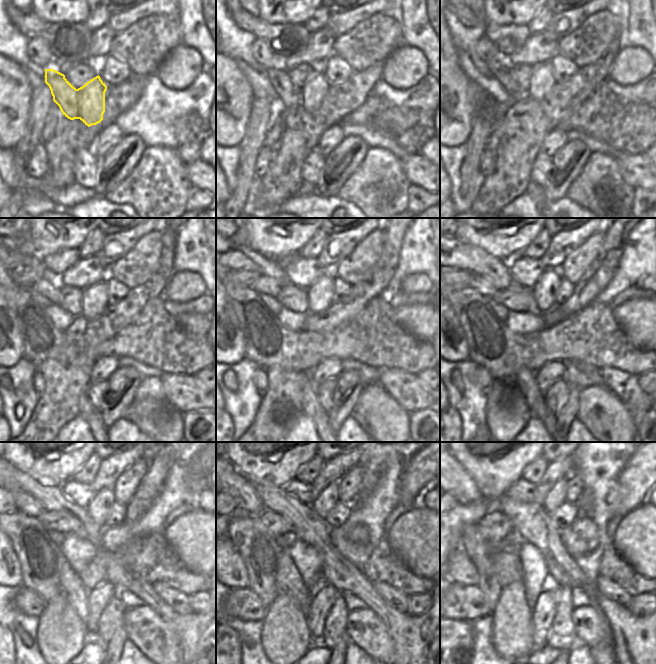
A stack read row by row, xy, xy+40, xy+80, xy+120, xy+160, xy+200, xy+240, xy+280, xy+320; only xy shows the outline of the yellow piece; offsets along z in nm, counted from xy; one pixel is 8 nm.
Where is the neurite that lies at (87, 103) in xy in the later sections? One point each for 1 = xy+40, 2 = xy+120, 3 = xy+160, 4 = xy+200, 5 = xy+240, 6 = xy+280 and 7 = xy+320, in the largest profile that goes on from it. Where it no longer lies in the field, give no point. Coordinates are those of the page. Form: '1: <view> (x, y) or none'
1: xy+40 (311, 96)
2: xy+120 (94, 301)
3: xy+160 (319, 295)
4: xy+200 (545, 290)
5: xy+240 (99, 508)
6: xy+280 (328, 498)
7: xy+320 (556, 496)

